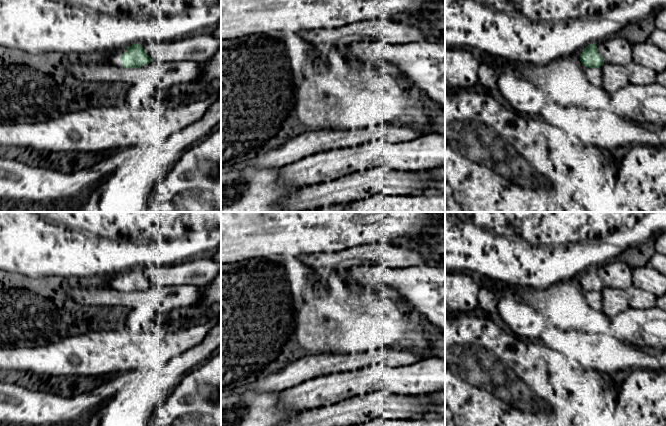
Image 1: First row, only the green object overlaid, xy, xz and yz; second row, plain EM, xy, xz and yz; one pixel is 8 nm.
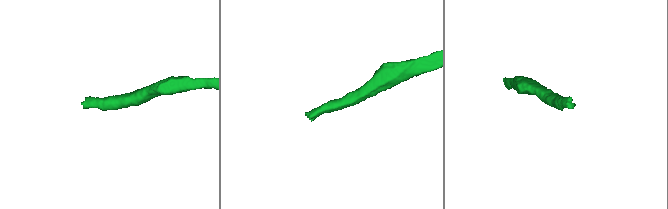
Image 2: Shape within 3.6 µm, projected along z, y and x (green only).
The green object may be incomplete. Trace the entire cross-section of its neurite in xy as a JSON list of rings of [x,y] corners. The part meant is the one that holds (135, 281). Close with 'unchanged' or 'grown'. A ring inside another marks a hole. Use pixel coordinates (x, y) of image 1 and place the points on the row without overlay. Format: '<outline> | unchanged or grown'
[[[141,268],[111,276],[109,288],[124,292],[140,292],[152,285]]] | grown

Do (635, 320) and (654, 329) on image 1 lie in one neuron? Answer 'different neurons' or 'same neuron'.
same neuron

